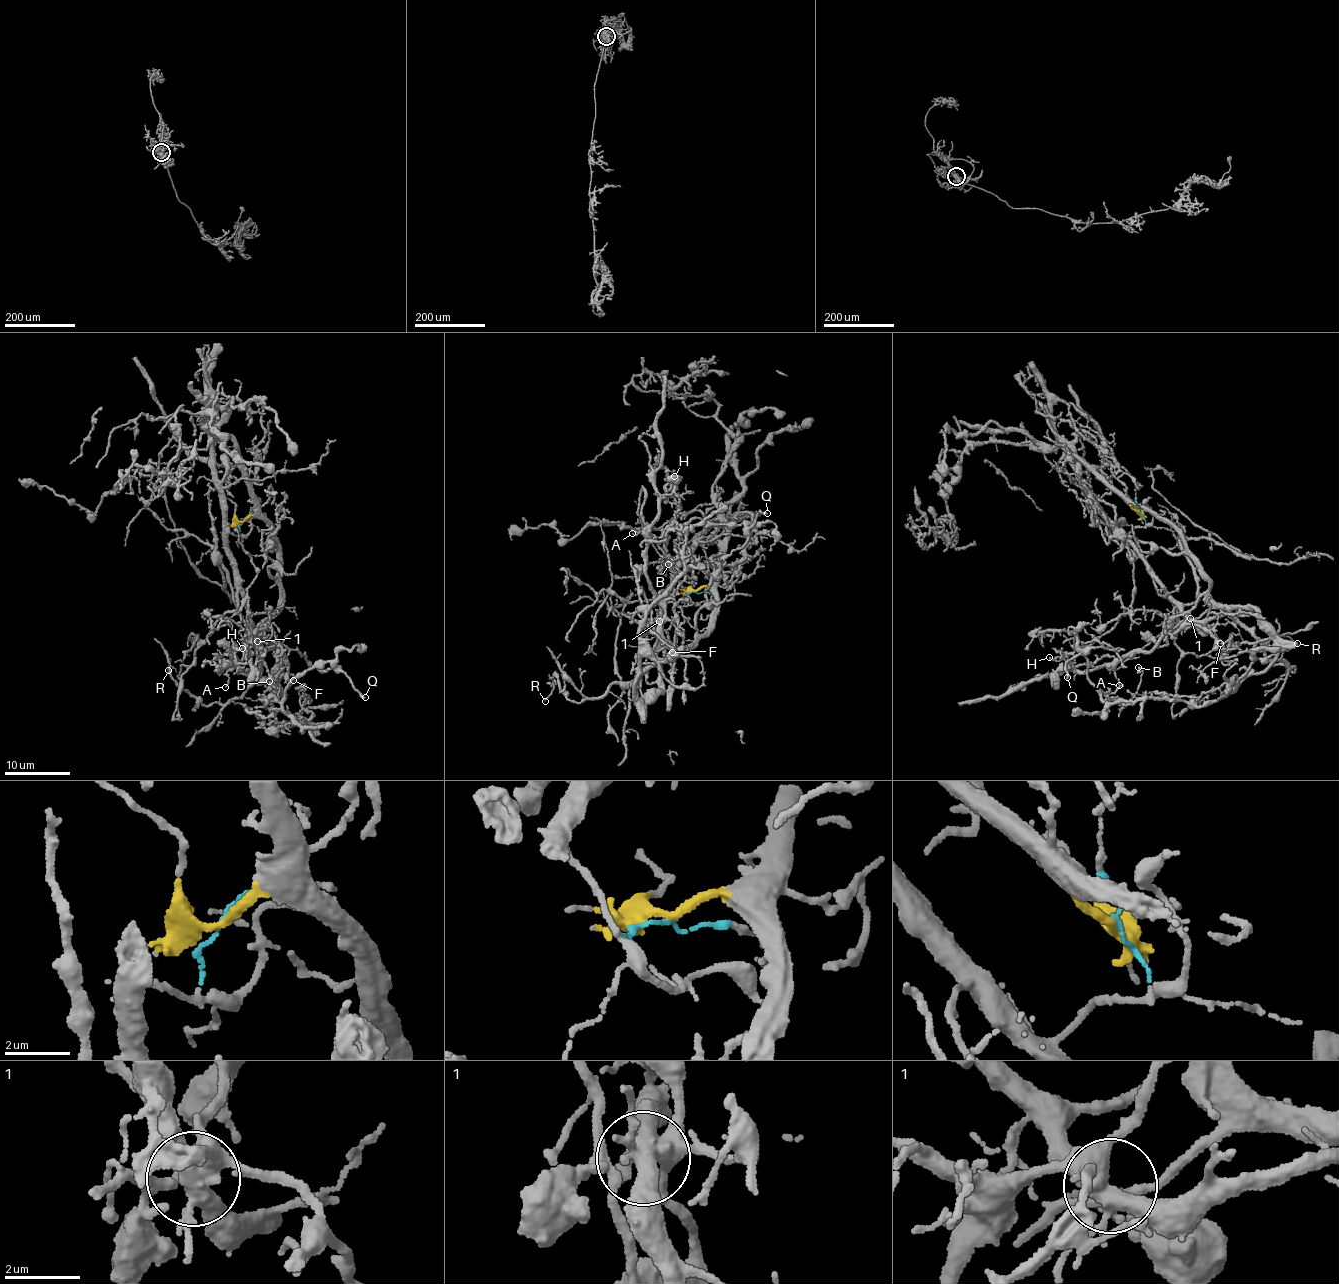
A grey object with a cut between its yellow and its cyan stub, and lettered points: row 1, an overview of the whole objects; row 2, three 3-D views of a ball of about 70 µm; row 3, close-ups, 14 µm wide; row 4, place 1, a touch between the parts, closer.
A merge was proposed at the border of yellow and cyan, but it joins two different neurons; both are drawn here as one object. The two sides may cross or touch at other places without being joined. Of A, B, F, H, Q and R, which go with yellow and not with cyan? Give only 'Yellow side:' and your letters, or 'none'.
Yellow side: A, B, F, H, Q

